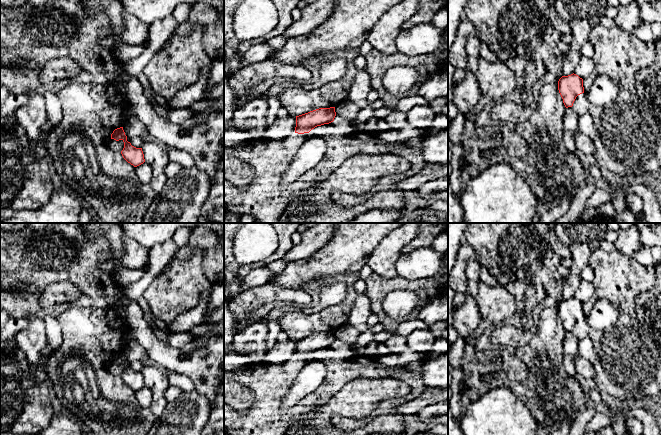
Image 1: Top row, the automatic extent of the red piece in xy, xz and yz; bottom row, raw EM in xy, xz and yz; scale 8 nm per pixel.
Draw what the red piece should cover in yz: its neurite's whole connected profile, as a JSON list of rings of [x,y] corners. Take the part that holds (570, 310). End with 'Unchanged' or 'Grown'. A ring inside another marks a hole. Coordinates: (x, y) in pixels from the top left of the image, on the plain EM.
[[[574,297],[562,300],[558,305],[558,314],[565,331],[572,331],[576,321],[584,317],[583,303]]]. Unchanged

